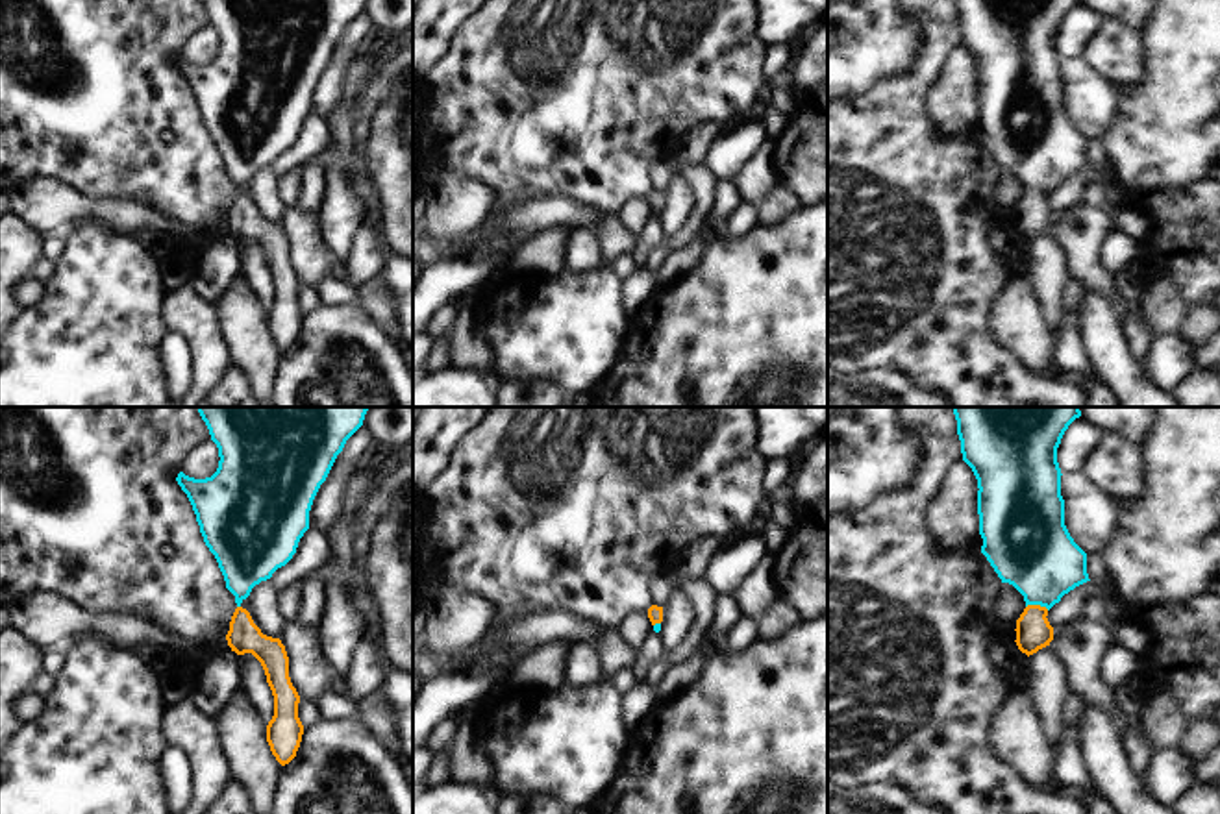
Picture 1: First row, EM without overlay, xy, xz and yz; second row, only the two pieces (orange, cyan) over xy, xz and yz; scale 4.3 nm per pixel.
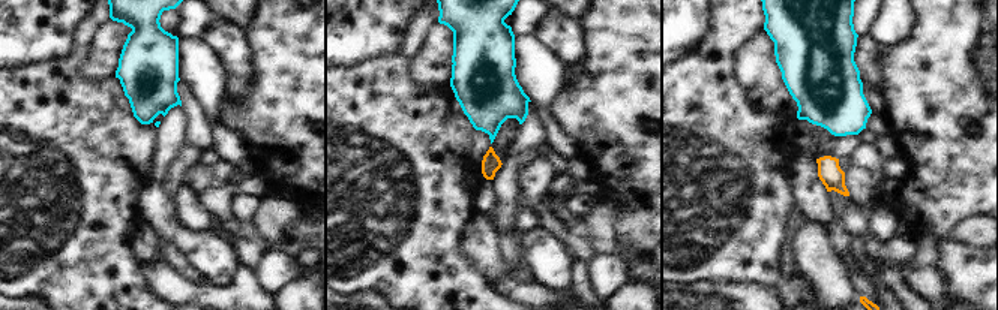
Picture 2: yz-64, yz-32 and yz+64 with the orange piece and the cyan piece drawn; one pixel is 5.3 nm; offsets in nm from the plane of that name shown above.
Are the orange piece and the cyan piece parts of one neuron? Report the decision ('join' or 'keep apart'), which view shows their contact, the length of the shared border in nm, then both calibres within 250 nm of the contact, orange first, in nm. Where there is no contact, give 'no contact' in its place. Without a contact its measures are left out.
join; contact in yz; length 110 nm; calibres 160 and 360 nm

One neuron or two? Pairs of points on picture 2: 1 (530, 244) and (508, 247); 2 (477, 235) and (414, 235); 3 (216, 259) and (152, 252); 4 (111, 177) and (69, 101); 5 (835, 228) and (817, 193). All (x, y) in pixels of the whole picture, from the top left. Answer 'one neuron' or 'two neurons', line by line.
1: two neurons
2: two neurons
3: two neurons
4: one neuron
5: one neuron

